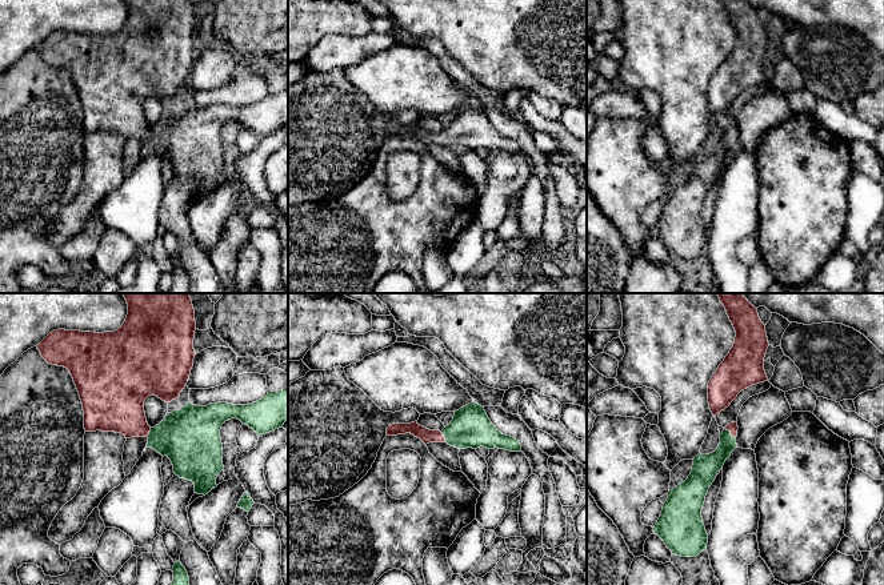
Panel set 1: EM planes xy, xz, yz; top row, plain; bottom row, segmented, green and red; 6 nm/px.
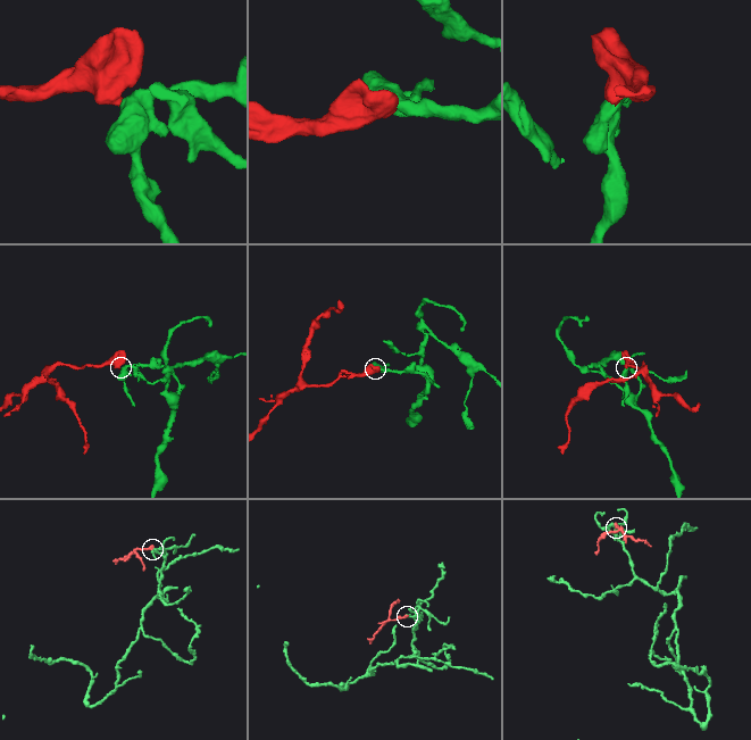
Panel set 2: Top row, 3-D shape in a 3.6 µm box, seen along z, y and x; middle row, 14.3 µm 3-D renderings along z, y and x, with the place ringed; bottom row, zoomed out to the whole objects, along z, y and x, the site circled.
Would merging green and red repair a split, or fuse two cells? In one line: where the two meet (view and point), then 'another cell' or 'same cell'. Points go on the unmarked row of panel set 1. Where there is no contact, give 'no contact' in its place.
yz (730, 135) | same cell

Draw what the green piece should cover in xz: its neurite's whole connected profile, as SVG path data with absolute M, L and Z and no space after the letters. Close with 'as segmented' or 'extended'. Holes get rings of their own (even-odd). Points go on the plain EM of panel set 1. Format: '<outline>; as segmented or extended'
M471 104L455 113L453 121L441 133L420 128L417 123L411 125L392 125L387 129L387 137L411 135L425 147L429 144L447 144L459 151L505 151L520 153L521 147L511 137L503 136L488 120L484 109Z; extended

